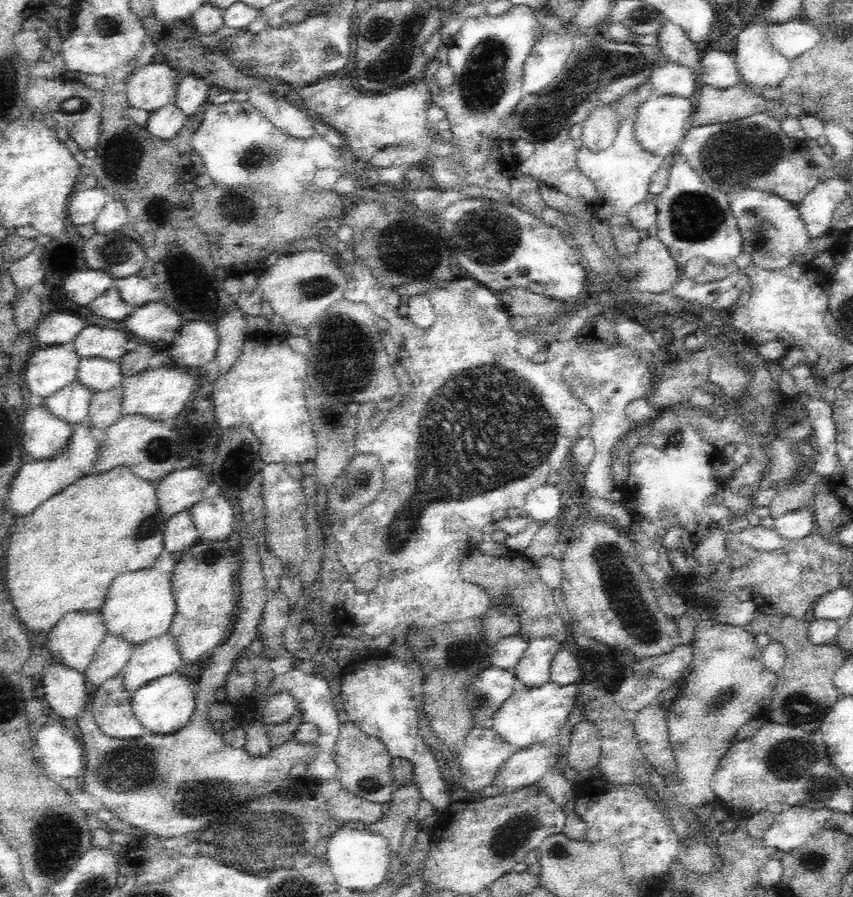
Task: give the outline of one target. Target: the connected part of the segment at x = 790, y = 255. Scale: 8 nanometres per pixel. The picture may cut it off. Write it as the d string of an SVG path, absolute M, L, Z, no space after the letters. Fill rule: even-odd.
M742 188L736 192L728 194L729 205L732 214L737 218L737 225L742 233L742 250L748 252L752 256L752 264L760 266L760 268L786 268L786 266L794 262L794 258L798 254L809 251L810 235L806 230L806 225L799 213L798 203L788 202L784 198L780 198L777 194L769 192L768 190L760 190L759 188Z

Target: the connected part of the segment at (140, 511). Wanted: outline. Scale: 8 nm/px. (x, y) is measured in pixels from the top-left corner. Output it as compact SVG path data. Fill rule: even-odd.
M118 466L104 473L95 473L79 478L74 484L70 484L68 488L64 488L62 492L54 494L54 498L48 498L46 502L42 502L42 506L38 506L32 514L18 517L18 520L16 520L16 528L12 528L12 534L8 536L10 538L10 546L8 546L8 551L5 553L3 576L6 581L7 592L10 594L9 601L14 606L14 612L17 614L19 623L34 632L48 633L52 630L52 627L60 621L60 618L64 617L64 614L76 612L76 610L82 610L82 612L101 610L106 600L106 590L110 588L112 580L114 580L118 574L144 570L144 568L150 568L150 566L156 562L162 550L165 549L163 537L165 524L168 519L169 517L164 515L158 507L156 484L152 484L152 482L138 477L131 468L127 466Z

